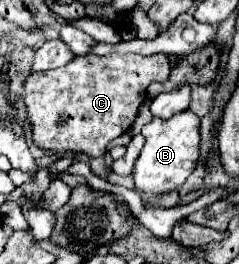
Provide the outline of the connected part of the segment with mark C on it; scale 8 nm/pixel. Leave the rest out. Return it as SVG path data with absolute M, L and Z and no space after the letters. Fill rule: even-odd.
M165 53L157 55L77 55L71 63L51 71L39 71L25 81L25 103L33 123L33 141L49 153L83 153L91 157L105 155L105 147L123 135L135 121L135 115L145 101L147 85L165 81L171 73L171 63ZM65 117L65 123L59 119Z

